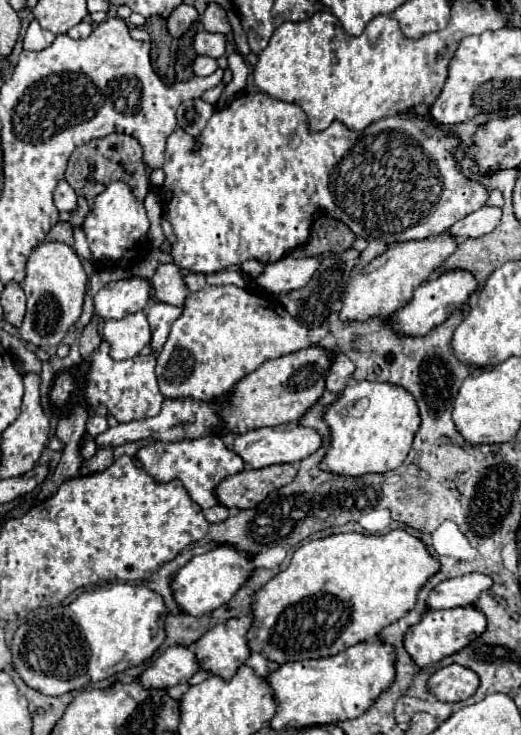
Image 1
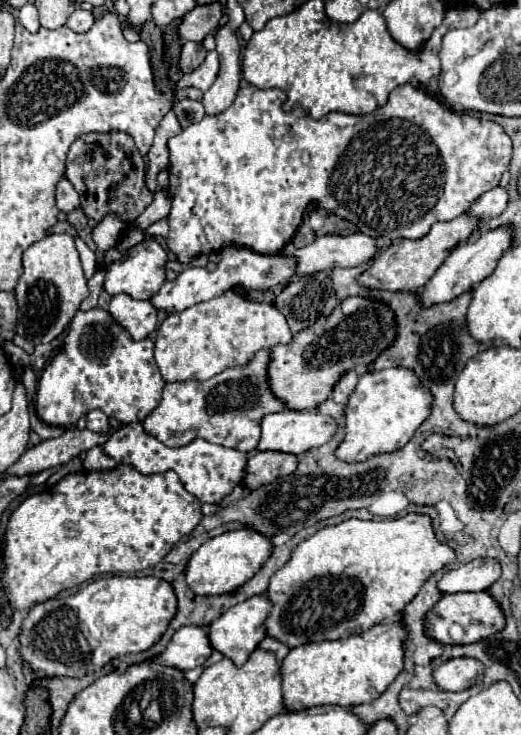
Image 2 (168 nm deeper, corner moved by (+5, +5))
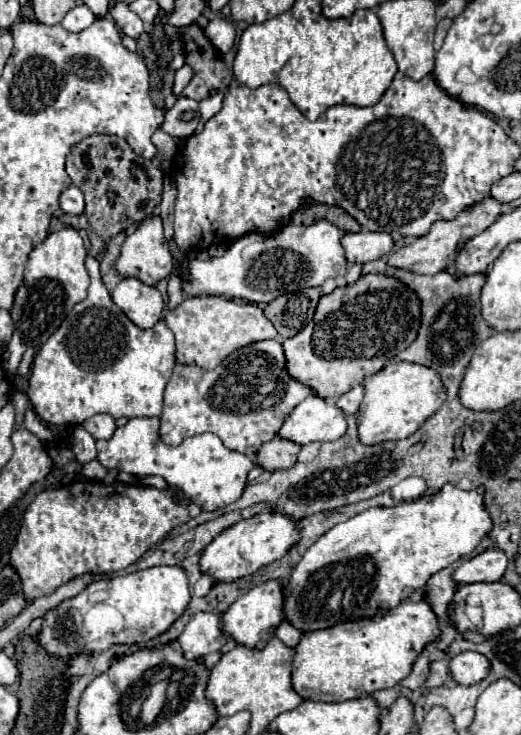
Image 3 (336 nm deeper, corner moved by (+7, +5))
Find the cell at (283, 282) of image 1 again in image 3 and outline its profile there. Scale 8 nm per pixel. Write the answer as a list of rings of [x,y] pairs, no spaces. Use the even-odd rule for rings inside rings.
[[[362,230],[362,232],[348,232],[342,238],[342,246],[346,250],[346,258],[350,264],[356,262],[370,262],[370,260],[378,260],[380,256],[388,254],[394,246],[394,240],[390,234],[386,232],[370,232],[370,230]]]

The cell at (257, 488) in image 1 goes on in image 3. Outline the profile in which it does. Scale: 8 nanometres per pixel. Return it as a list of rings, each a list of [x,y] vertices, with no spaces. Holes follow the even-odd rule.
[[[274,438],[272,442],[266,442],[258,450],[258,464],[266,470],[284,470],[296,464],[296,454],[300,452],[300,446],[296,442],[288,442],[284,438]]]

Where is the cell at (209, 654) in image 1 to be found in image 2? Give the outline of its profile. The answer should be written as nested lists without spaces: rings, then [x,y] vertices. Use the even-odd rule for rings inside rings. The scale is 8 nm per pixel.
[[[254,596],[254,598],[248,598],[246,602],[238,604],[238,606],[232,606],[226,614],[222,614],[222,618],[214,620],[208,628],[208,640],[210,640],[210,646],[218,652],[222,652],[222,656],[230,658],[236,666],[242,666],[250,652],[256,650],[256,646],[264,640],[266,636],[266,628],[264,628],[264,618],[270,610],[270,602],[266,596]]]

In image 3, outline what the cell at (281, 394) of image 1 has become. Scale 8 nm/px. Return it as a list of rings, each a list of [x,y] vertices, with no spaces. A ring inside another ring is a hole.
[[[364,274],[354,284],[336,288],[332,294],[326,294],[320,298],[314,320],[300,330],[294,338],[282,340],[284,352],[286,352],[286,368],[288,374],[294,376],[298,382],[310,386],[314,394],[336,400],[354,386],[362,384],[364,378],[376,374],[382,366],[386,366],[396,354],[406,350],[418,334],[420,328],[420,298],[418,294],[400,282],[394,276],[388,274]]]

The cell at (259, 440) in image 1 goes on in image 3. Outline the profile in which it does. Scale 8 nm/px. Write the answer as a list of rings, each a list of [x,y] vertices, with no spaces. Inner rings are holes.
[[[310,394],[300,402],[280,428],[280,438],[288,438],[296,444],[338,440],[346,432],[344,412],[330,400]]]

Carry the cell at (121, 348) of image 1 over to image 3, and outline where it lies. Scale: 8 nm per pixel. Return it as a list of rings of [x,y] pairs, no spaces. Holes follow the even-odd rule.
[[[124,278],[112,292],[112,300],[140,328],[152,328],[164,310],[162,294],[138,278]]]

